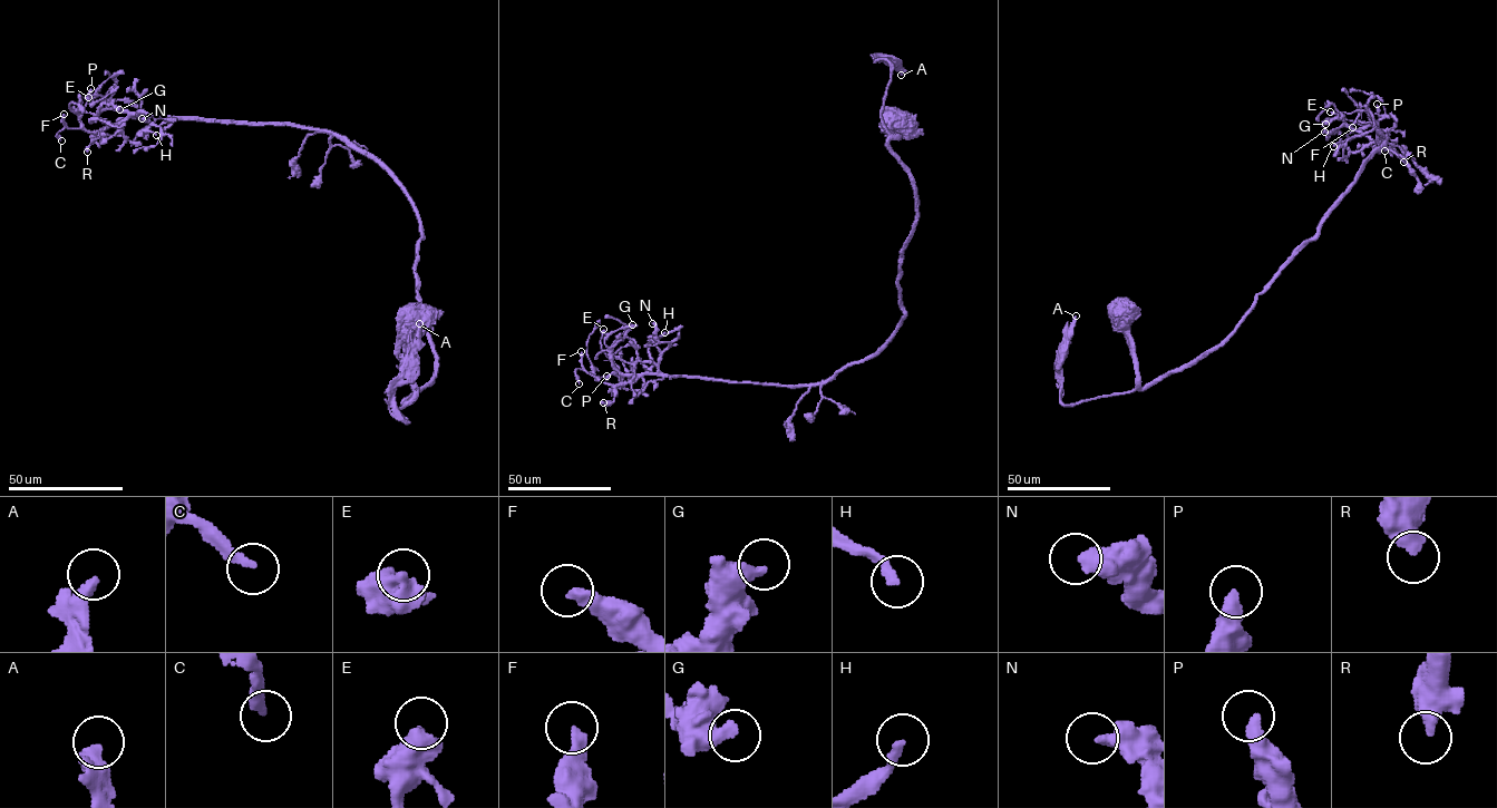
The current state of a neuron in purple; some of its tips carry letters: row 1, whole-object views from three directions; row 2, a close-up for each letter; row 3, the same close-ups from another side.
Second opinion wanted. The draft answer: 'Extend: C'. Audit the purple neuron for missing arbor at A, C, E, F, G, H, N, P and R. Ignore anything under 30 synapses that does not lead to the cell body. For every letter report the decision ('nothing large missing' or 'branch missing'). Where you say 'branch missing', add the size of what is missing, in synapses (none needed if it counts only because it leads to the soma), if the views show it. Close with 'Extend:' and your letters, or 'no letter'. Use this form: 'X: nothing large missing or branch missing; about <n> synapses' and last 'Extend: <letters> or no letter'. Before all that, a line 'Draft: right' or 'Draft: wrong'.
Draft: wrong
A: nothing large missing
C: nothing large missing
E: nothing large missing
F: nothing large missing
G: nothing large missing
H: branch missing; about 35 synapses
N: nothing large missing
P: nothing large missing
R: nothing large missing
Extend: H

